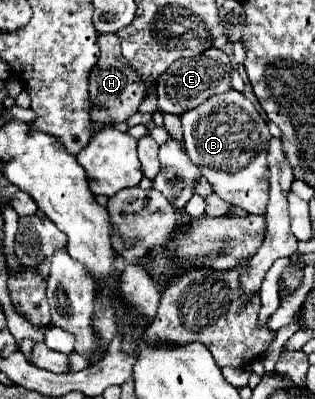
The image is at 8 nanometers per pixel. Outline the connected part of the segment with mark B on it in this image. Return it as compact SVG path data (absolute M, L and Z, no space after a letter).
M237 90L215 94L195 110L185 112L181 124L187 154L209 180L213 192L249 214L265 214L265 206L269 203L267 142L271 140L271 134L251 100Z

